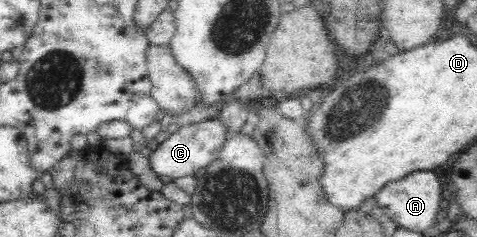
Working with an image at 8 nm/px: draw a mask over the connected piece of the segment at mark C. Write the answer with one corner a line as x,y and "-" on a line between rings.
217,117
185,125
177,132
164,134
152,145
152,153
149,157
150,166
157,175
163,178
170,177
172,180
186,175
195,175
219,157
220,149
228,137
227,129

